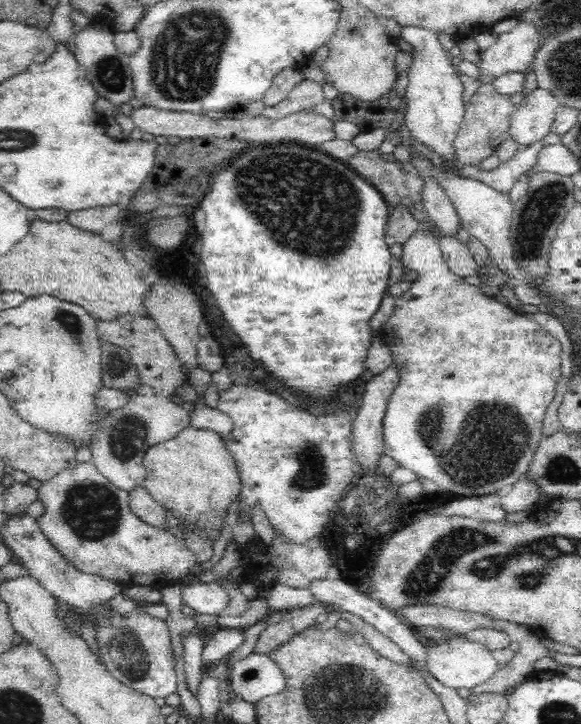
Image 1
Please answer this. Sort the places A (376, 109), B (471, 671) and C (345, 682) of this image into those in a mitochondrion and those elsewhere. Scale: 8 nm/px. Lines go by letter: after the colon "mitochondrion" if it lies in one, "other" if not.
A: other
B: other
C: mitochondrion

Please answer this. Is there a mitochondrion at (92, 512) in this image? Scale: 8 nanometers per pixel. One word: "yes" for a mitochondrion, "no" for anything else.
yes

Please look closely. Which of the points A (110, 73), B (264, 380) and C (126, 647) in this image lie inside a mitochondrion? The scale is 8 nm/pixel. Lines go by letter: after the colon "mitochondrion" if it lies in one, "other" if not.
A: mitochondrion
B: other
C: mitochondrion

